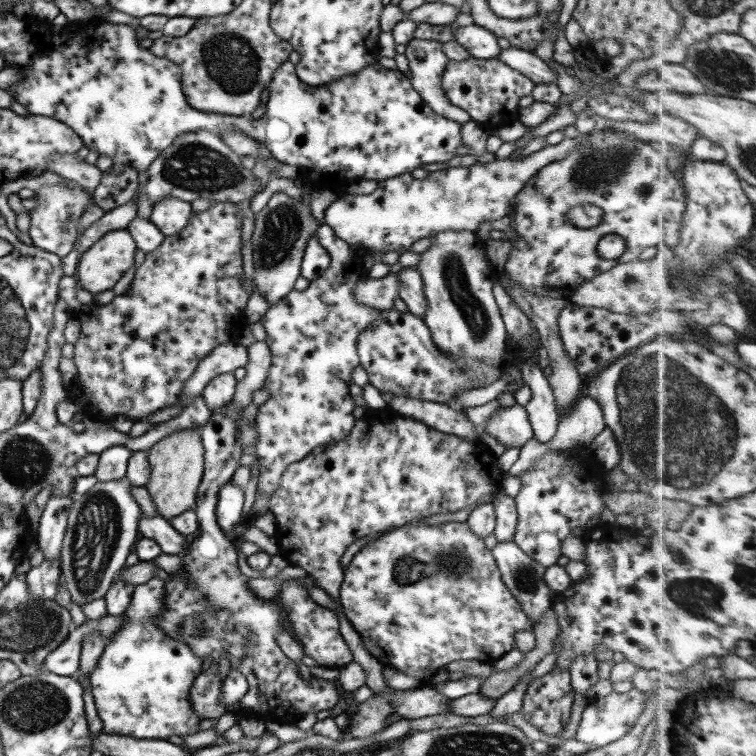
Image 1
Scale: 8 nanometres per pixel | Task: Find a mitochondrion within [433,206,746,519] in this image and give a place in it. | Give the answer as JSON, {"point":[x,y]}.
{"point":[699,448]}

